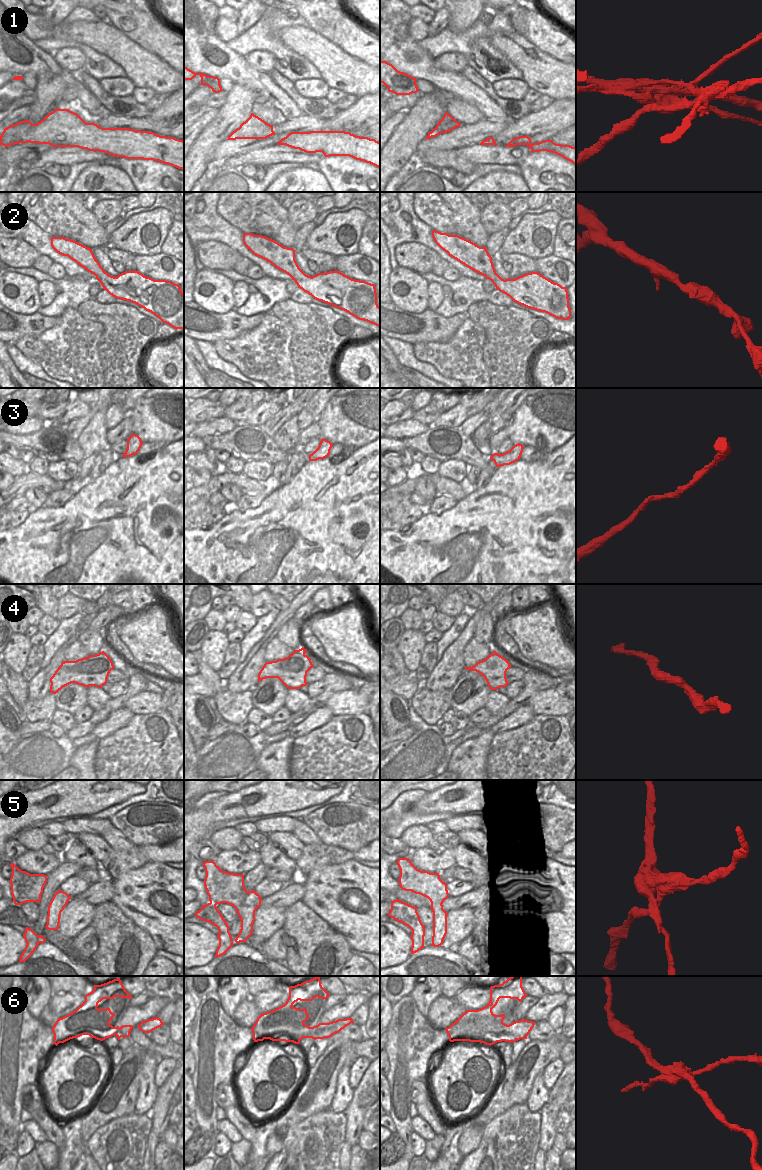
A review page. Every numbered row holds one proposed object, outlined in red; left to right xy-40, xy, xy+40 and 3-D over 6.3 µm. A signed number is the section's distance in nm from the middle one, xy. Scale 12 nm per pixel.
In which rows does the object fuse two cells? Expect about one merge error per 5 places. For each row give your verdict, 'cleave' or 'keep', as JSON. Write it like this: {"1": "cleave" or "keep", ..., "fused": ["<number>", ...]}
{"1": "cleave", "2": "keep", "3": "keep", "4": "cleave", "5": "cleave", "6": "cleave", "fused": ["1", "4", "5", "6"]}

